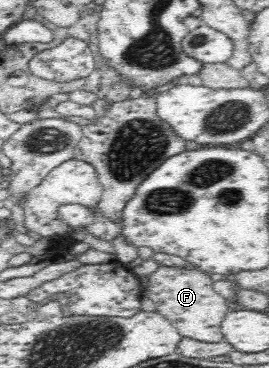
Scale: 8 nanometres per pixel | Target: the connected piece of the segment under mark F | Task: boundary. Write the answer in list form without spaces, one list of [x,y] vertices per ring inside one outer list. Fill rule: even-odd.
[[[159,266],[148,277],[147,298],[155,303],[156,310],[168,318],[182,337],[201,342],[216,343],[224,340],[221,325],[233,302],[226,300],[213,289],[215,280],[198,267]]]

